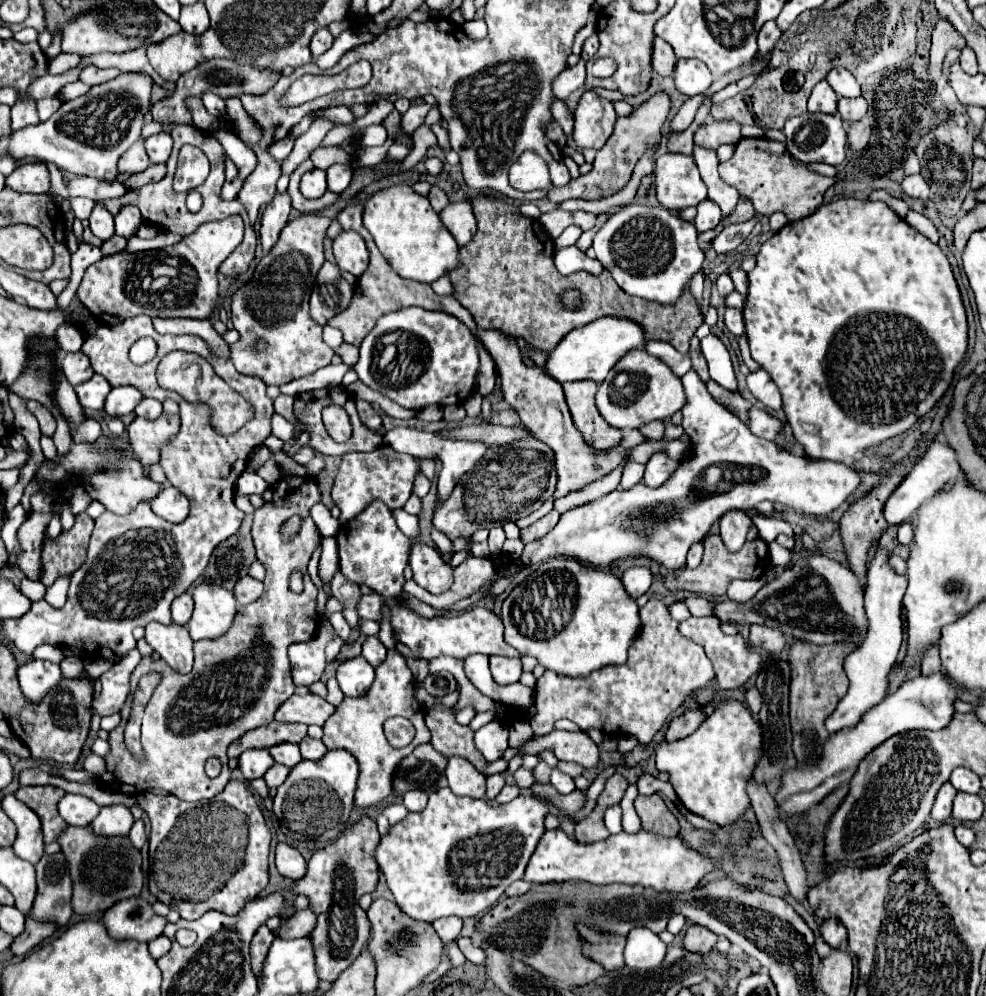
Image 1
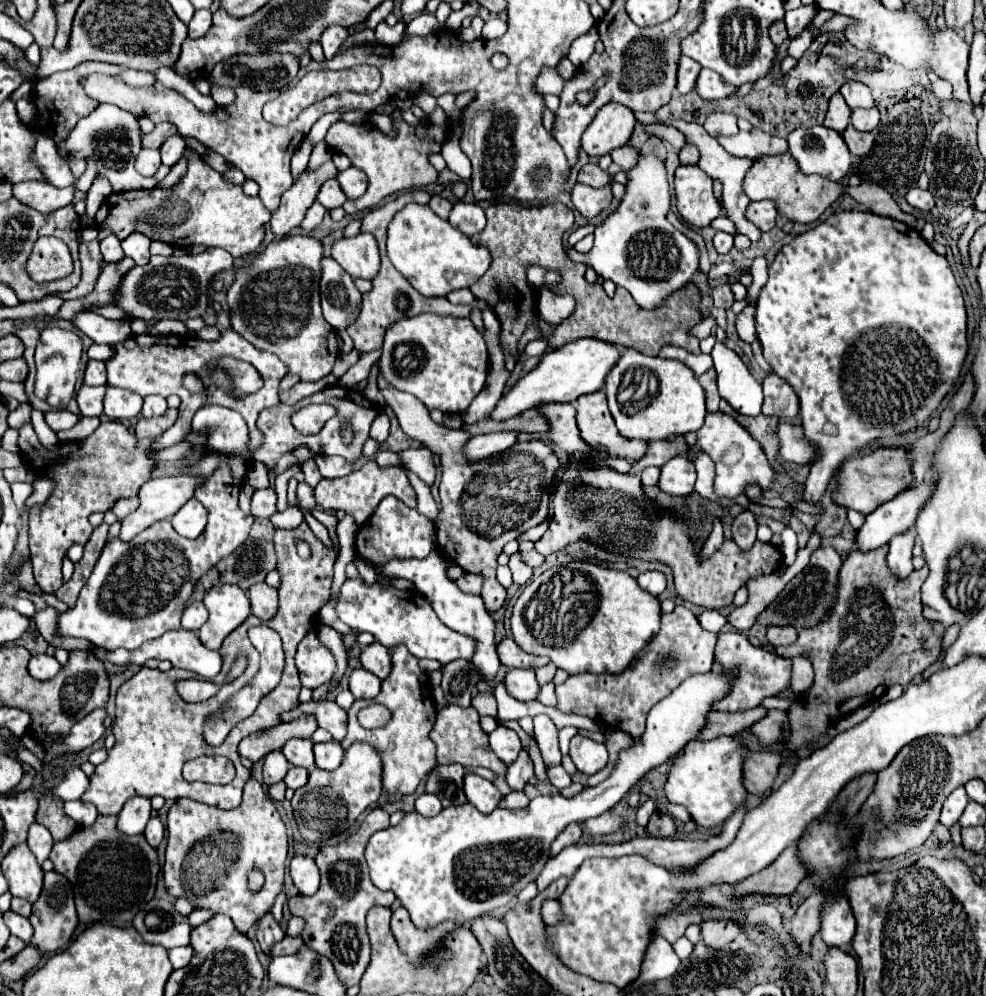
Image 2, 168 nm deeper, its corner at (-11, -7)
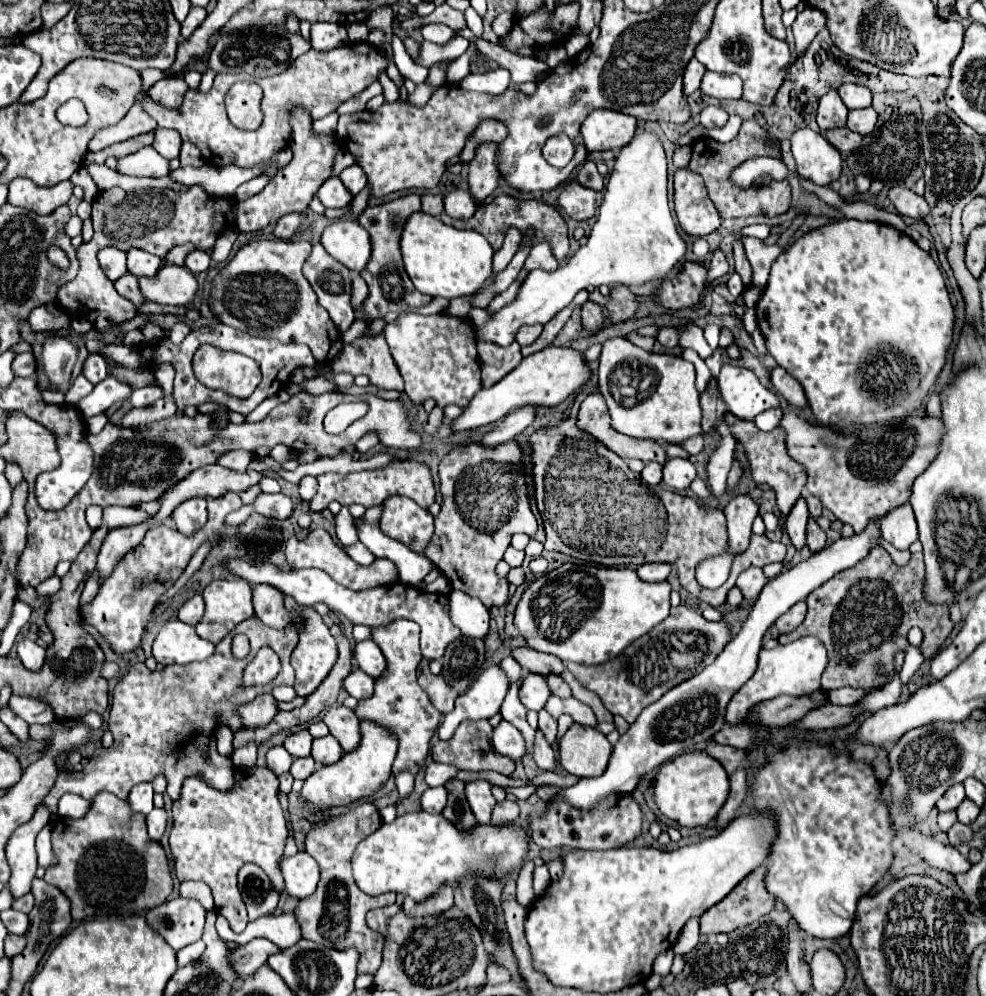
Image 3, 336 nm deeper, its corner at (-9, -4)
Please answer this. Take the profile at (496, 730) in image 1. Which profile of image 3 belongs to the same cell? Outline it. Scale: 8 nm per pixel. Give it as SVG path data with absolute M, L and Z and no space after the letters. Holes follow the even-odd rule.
M501 720L497 728L493 728L493 748L501 756L507 756L511 760L519 760L525 754L525 742L521 732L505 720Z

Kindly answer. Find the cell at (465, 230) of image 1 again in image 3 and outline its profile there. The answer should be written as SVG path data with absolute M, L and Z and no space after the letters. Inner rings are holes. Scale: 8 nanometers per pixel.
M453 190L451 194L447 194L445 200L443 200L443 204L445 204L445 212L451 218L457 218L457 220L467 220L477 210L477 204L471 198L471 194L467 194L463 190Z

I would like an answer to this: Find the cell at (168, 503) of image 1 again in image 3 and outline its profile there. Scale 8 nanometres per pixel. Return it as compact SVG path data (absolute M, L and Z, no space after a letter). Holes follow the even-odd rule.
M193 498L185 500L177 506L177 510L171 514L171 520L175 522L175 528L183 536L191 536L197 530L201 530L207 522L207 502L205 498Z

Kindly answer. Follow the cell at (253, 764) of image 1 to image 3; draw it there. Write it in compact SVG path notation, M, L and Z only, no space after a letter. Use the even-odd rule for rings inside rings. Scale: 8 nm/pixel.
M275 746L267 752L267 766L269 770L273 770L277 776L281 776L283 772L289 772L293 762L293 756L283 748L283 746Z

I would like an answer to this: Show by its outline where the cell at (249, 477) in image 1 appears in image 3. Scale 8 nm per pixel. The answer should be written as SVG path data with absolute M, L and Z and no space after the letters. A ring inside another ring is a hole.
M259 494L255 498L253 504L247 504L251 506L251 514L253 512L259 512L263 516L269 516L269 518L275 518L275 520L285 520L291 516L291 510L293 510L293 504L291 504L291 498L285 496L285 494Z

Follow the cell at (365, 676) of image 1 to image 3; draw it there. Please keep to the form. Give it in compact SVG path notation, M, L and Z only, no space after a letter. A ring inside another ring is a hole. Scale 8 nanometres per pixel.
M353 670L343 682L349 696L353 696L357 700L369 698L373 694L373 684L375 684L375 680L369 674L365 674L363 670Z

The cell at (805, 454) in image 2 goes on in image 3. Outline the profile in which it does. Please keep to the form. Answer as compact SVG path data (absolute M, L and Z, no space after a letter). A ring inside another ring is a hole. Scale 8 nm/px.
M787 412L781 418L781 428L787 432L789 456L807 470L805 488L817 496L835 518L851 524L855 532L861 532L871 518L883 516L909 500L913 480L937 454L943 422L929 416L909 416L897 422L875 424L867 430L853 430L853 436L837 432L835 438L835 430L809 424L795 412Z

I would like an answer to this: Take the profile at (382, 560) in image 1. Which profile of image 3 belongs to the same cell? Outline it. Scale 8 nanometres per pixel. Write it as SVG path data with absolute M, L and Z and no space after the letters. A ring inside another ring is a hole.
M389 496L383 502L379 528L389 538L403 542L411 552L423 556L433 538L433 516L405 496Z

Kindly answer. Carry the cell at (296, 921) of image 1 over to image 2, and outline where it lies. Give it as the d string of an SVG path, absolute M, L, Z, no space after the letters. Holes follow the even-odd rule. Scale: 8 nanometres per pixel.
M285 937L283 941L275 943L269 951L269 957L277 957L277 955L295 955L297 949L301 949L303 939L301 937Z

